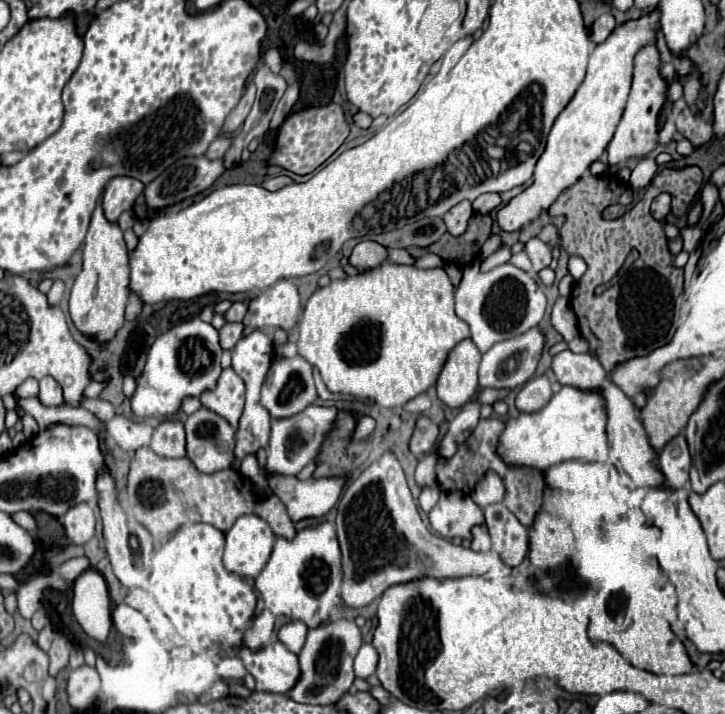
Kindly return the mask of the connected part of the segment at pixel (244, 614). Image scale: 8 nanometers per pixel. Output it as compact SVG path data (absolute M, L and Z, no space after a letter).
M188 524L182 526L152 558L150 592L164 610L164 614L172 620L178 634L190 642L194 652L204 652L214 642L220 642L222 646L240 646L242 632L252 624L256 594L242 576L230 574L222 566L222 552L224 552L222 530L216 530L210 524Z

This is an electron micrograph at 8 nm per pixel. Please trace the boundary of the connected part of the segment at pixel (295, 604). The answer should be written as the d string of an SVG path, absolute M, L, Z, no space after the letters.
M322 522L316 528L300 530L294 540L278 538L272 556L256 576L254 586L274 616L286 616L290 620L304 622L308 628L316 628L328 620L328 614L340 604L340 568L340 546L334 524Z

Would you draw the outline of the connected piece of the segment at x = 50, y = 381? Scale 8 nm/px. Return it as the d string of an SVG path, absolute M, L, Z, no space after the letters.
M44 376L40 380L40 394L38 394L38 400L44 404L44 406L60 406L64 400L62 400L62 390L58 386L58 382L52 378L52 376Z

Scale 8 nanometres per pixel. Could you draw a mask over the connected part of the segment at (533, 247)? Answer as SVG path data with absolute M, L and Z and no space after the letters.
M536 236L536 238L530 238L526 244L524 244L524 252L528 254L528 258L532 260L534 264L534 272L550 266L550 260L552 260L552 254L550 254L550 248Z

